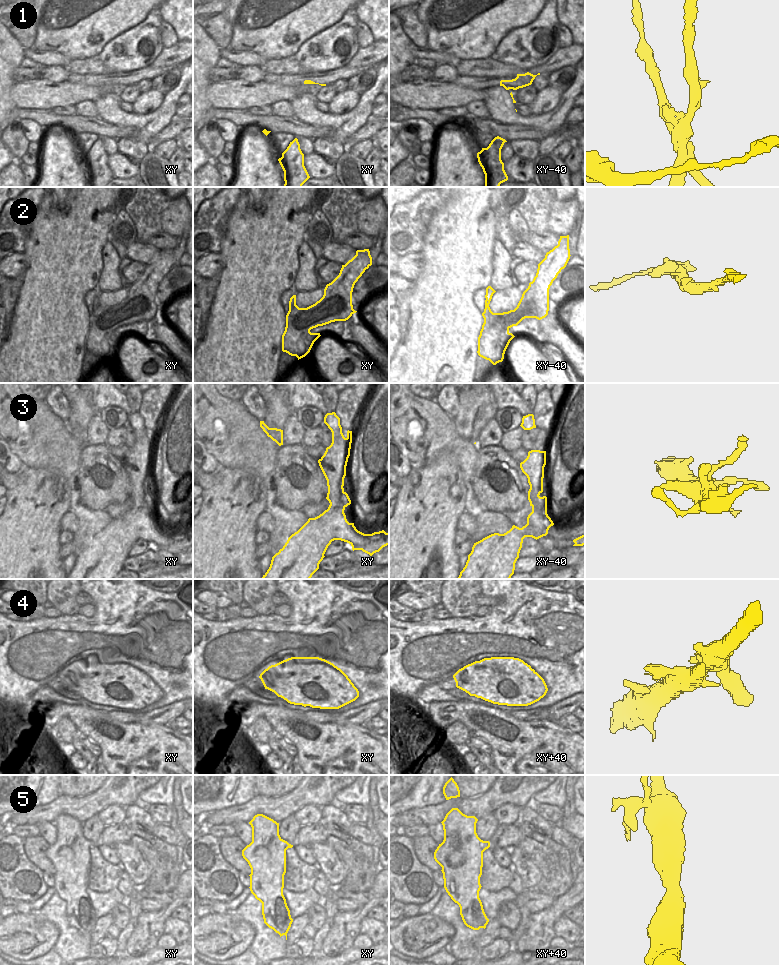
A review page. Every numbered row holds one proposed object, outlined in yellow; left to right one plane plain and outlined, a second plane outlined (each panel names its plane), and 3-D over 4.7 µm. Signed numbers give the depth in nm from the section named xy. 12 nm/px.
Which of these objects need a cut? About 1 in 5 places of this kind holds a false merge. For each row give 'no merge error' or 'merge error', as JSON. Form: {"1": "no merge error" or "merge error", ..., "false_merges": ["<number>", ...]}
{"1": "merge error", "2": "merge error", "3": "no merge error", "4": "no merge error", "5": "no merge error", "false_merges": ["1", "2"]}

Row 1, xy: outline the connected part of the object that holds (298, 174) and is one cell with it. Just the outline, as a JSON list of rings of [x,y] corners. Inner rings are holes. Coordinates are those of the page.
[[[297,138],[290,142],[290,144],[292,146],[291,153],[293,155],[292,166],[290,168],[282,168],[284,175],[290,176],[289,178],[284,178],[284,181],[289,180],[291,187],[302,187],[302,185],[310,178],[304,166],[304,154],[300,149]]]

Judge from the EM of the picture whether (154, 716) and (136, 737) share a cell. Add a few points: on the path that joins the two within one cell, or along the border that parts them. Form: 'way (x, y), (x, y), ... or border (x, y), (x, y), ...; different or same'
border (137, 722), (141, 724), (167, 725); different

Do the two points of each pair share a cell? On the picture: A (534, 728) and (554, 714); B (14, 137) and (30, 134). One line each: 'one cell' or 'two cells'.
A: two cells
B: two cells

